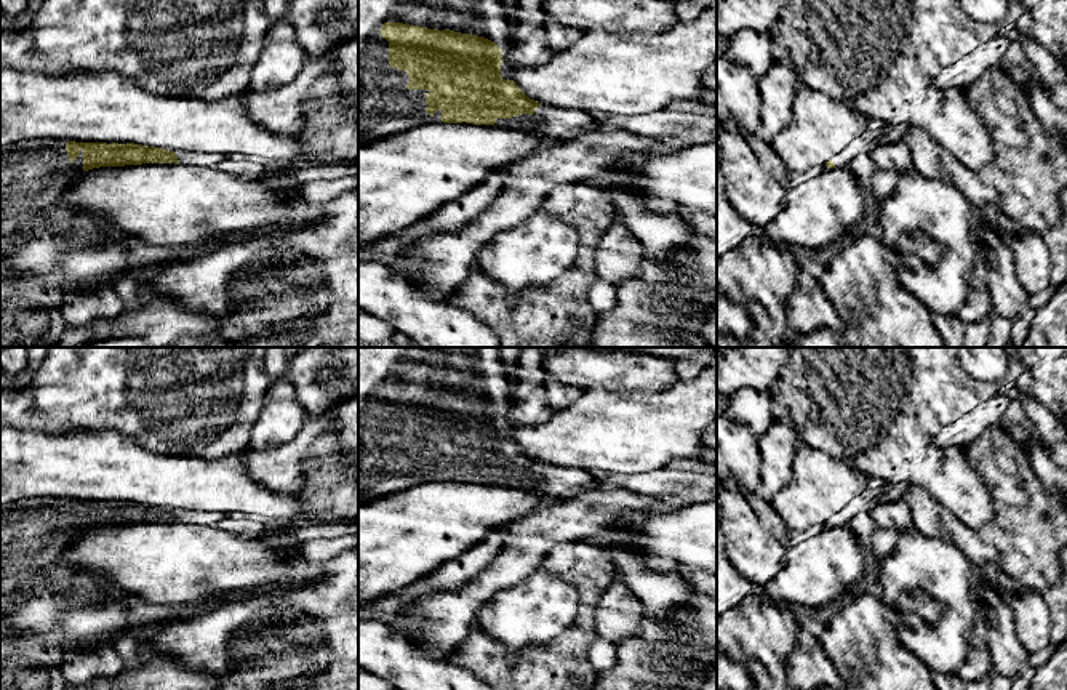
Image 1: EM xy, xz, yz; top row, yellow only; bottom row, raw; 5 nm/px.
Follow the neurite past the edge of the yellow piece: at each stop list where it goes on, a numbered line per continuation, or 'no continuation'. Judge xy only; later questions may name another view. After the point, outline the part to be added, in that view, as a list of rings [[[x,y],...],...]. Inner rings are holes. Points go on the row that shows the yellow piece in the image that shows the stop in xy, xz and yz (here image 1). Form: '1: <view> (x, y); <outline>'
1: xy (191, 159); [[[176,152],[179,163],[187,166],[216,166],[222,158],[214,152]]]
2: xy (34, 175); [[[62,139],[0,147],[0,237],[13,239],[38,213],[54,208],[82,171],[82,149],[72,162]]]

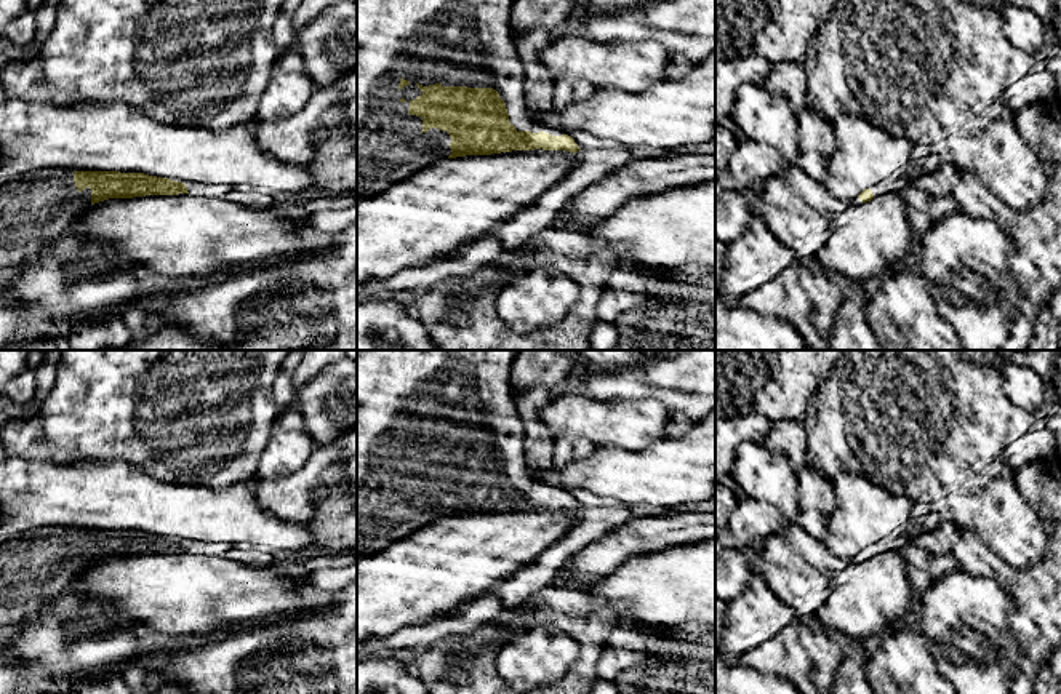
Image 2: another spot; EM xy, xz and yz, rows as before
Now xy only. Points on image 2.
1: xy (196, 189); [[[187,182],[186,187],[192,197],[224,197],[229,190],[227,185],[210,182]]]
2: xy (37, 208); [[[42,168],[0,177],[0,269],[30,262],[90,206],[91,189],[77,190],[74,170]]]

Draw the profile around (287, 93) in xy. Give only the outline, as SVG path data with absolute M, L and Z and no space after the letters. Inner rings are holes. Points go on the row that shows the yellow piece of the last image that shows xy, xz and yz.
M275 69L261 96L258 120L270 123L290 118L304 109L314 91L315 85L307 74Z

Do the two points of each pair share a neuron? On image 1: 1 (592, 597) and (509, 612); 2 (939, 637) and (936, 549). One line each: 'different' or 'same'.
1: different
2: same

